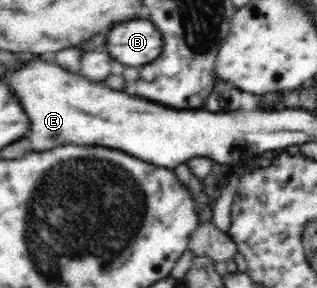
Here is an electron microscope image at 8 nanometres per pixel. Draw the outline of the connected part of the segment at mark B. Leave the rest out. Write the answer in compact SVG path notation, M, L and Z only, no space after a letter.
M126 21L110 29L106 49L112 59L130 67L138 67L160 55L160 47L163 46L160 35L150 21Z

